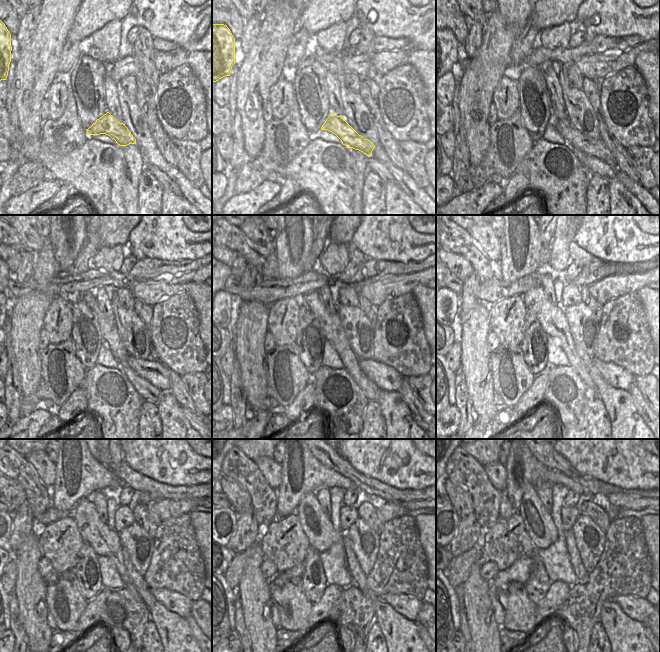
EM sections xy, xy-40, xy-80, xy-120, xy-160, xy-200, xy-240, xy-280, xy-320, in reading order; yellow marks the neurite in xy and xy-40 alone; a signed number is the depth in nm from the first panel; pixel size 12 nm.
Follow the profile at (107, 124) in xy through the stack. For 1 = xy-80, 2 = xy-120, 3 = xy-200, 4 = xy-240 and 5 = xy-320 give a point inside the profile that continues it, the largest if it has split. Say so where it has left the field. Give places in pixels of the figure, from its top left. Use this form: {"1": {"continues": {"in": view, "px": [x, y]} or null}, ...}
{"1": {"continues": {"in": "xy-80", "px": [594, 147]}}, "2": {"continues": {"in": "xy-120", "px": [155, 372]}}, "3": {"continues": {"in": "xy-200", "px": [616, 376]}}, "4": {"continues": {"in": "xy-240", "px": [171, 600]}}, "5": {"continues": {"in": "xy-320", "px": [637, 608]}}}

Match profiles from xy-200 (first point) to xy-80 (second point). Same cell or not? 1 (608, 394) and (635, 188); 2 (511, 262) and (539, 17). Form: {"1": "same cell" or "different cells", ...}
{"1": "different cells", "2": "different cells"}

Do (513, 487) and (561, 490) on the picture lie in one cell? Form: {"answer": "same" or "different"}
{"answer": "different"}

